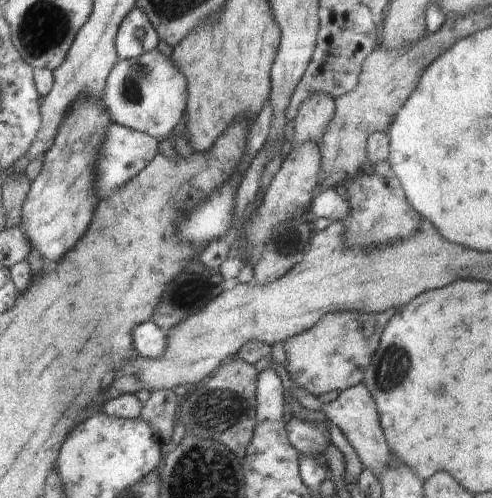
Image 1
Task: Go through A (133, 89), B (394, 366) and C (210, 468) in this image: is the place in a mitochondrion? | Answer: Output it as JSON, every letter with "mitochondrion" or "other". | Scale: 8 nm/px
{"A":"mitochondrion","B":"mitochondrion","C":"mitochondrion"}

